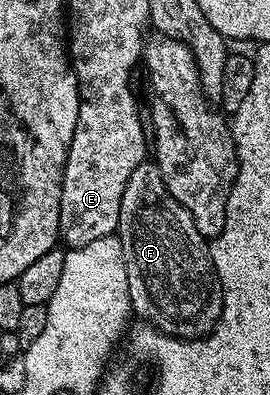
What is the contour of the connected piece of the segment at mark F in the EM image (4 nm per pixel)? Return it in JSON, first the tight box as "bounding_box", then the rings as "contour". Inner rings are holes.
{"bounding_box":[115,162,221,339],"contour":[[[156,162],[140,163],[135,173],[131,173],[123,189],[115,234],[120,239],[125,254],[132,314],[136,318],[138,315],[141,318],[138,320],[144,321],[148,326],[179,339],[200,339],[208,335],[221,316],[221,282],[217,280],[213,259],[209,255],[210,244],[199,233],[199,229],[195,229],[191,213],[187,213],[187,209],[169,195],[163,173],[157,168]]]}

